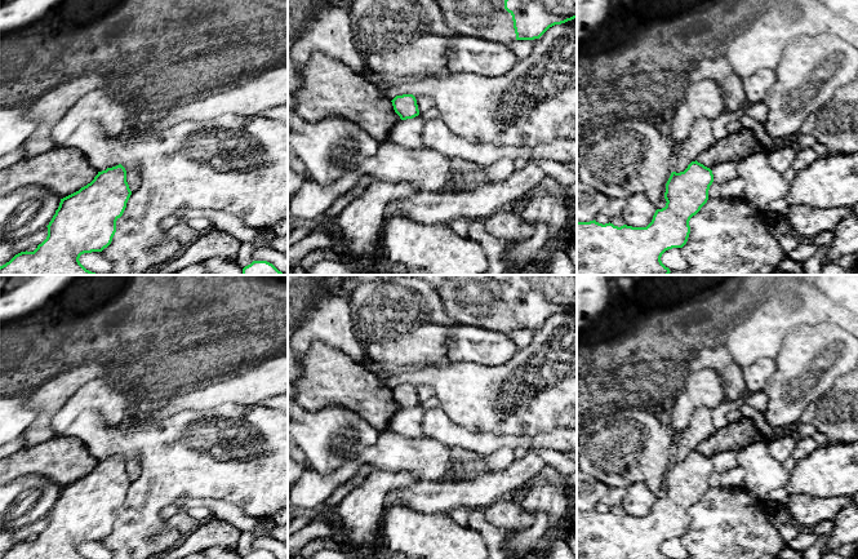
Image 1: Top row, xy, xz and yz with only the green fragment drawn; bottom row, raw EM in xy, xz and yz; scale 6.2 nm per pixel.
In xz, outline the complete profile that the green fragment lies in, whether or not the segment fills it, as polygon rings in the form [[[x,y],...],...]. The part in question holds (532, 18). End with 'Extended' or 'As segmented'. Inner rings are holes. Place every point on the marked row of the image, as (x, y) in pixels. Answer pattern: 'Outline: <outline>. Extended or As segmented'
Outline: [[[504,0],[516,40],[539,39],[550,27],[577,18],[577,0]]]. As segmented

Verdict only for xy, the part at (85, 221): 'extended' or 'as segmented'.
as segmented

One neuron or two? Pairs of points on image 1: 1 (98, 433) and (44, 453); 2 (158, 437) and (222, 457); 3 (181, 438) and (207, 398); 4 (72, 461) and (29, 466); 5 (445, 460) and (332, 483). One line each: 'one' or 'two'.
1: two
2: one
3: two
4: one
5: one

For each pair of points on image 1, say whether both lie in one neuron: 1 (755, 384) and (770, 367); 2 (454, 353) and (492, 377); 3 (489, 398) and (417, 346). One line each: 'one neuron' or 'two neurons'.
1: one neuron
2: two neurons
3: two neurons

